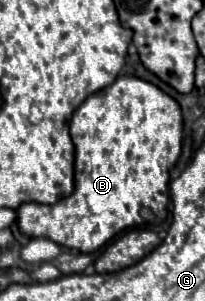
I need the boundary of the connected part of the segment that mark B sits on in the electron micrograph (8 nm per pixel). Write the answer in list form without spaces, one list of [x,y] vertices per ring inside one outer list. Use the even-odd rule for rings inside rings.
[[[119,76],[111,86],[91,94],[73,114],[69,122],[71,140],[75,144],[75,190],[69,198],[53,206],[37,202],[17,208],[17,226],[33,238],[49,238],[59,246],[93,254],[125,228],[147,224],[143,212],[151,210],[155,218],[163,218],[169,202],[169,172],[181,154],[183,116],[179,104],[157,86],[135,76]]]

